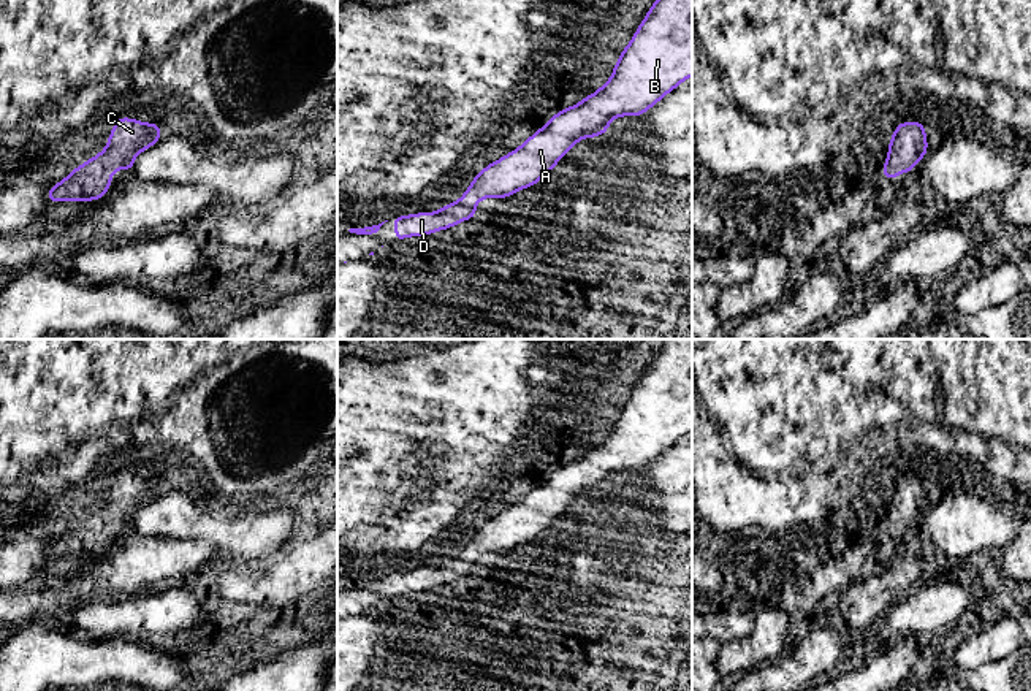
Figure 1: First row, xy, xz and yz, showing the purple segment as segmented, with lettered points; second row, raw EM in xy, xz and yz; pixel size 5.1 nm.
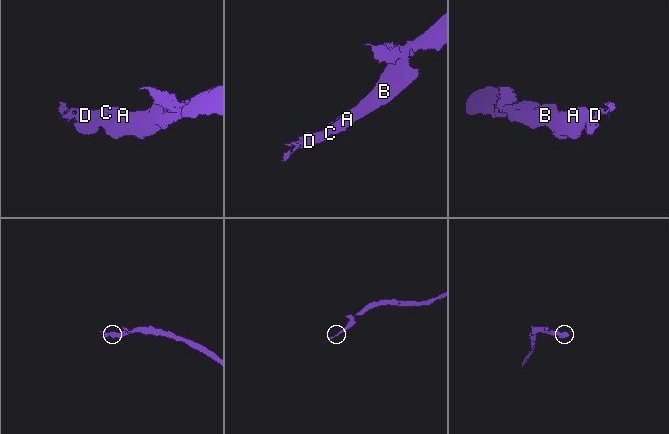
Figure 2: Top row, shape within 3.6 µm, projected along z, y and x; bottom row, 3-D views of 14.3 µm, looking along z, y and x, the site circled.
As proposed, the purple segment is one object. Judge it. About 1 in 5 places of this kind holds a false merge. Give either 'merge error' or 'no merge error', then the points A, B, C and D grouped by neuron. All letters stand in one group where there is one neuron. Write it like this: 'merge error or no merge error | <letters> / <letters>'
no merge error | A B C D

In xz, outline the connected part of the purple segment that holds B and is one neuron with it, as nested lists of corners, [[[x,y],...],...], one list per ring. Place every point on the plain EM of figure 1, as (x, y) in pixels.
[[[664,339],[662,349],[651,360],[629,399],[619,409],[610,434],[597,447],[580,458],[556,468],[519,502],[485,521],[462,552],[434,567],[396,571],[394,594],[426,591],[453,583],[477,569],[477,556],[486,553],[510,553],[515,547],[535,540],[557,517],[583,493],[605,490],[611,475],[622,471],[643,471],[668,447],[692,431],[692,339]]]

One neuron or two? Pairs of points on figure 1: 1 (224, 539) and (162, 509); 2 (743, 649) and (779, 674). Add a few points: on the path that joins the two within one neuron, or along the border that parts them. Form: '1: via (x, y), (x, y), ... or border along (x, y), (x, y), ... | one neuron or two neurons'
1: via (208, 528), (178, 517) | one neuron
2: border along (789, 650), (776, 660), (756, 668) | two neurons

